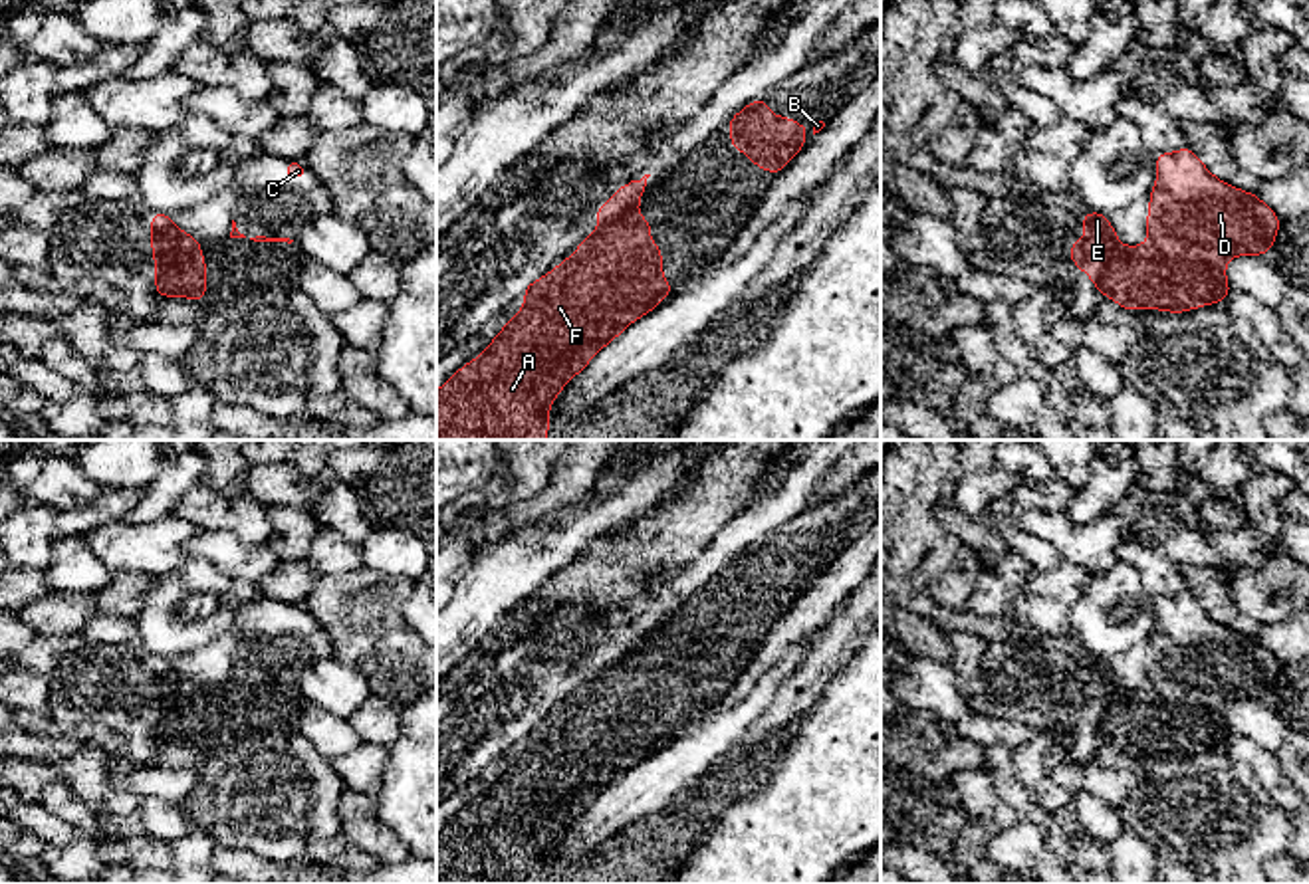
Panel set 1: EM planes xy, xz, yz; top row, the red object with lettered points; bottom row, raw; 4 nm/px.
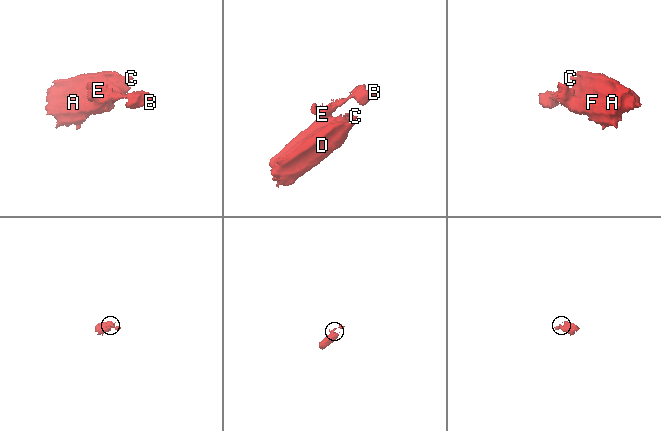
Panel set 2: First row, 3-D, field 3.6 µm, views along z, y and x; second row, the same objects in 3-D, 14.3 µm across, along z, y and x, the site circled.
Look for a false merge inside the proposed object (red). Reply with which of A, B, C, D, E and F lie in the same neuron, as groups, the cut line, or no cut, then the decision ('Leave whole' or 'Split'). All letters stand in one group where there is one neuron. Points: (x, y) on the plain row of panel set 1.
Groups: A B C D E F. No split. Leave whole

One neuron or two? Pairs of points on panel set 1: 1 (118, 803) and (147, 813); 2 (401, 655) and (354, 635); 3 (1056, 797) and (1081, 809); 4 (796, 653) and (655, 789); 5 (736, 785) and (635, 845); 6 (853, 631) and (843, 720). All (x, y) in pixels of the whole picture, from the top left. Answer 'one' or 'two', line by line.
1: two
2: two
3: two
4: one
5: one
6: two

